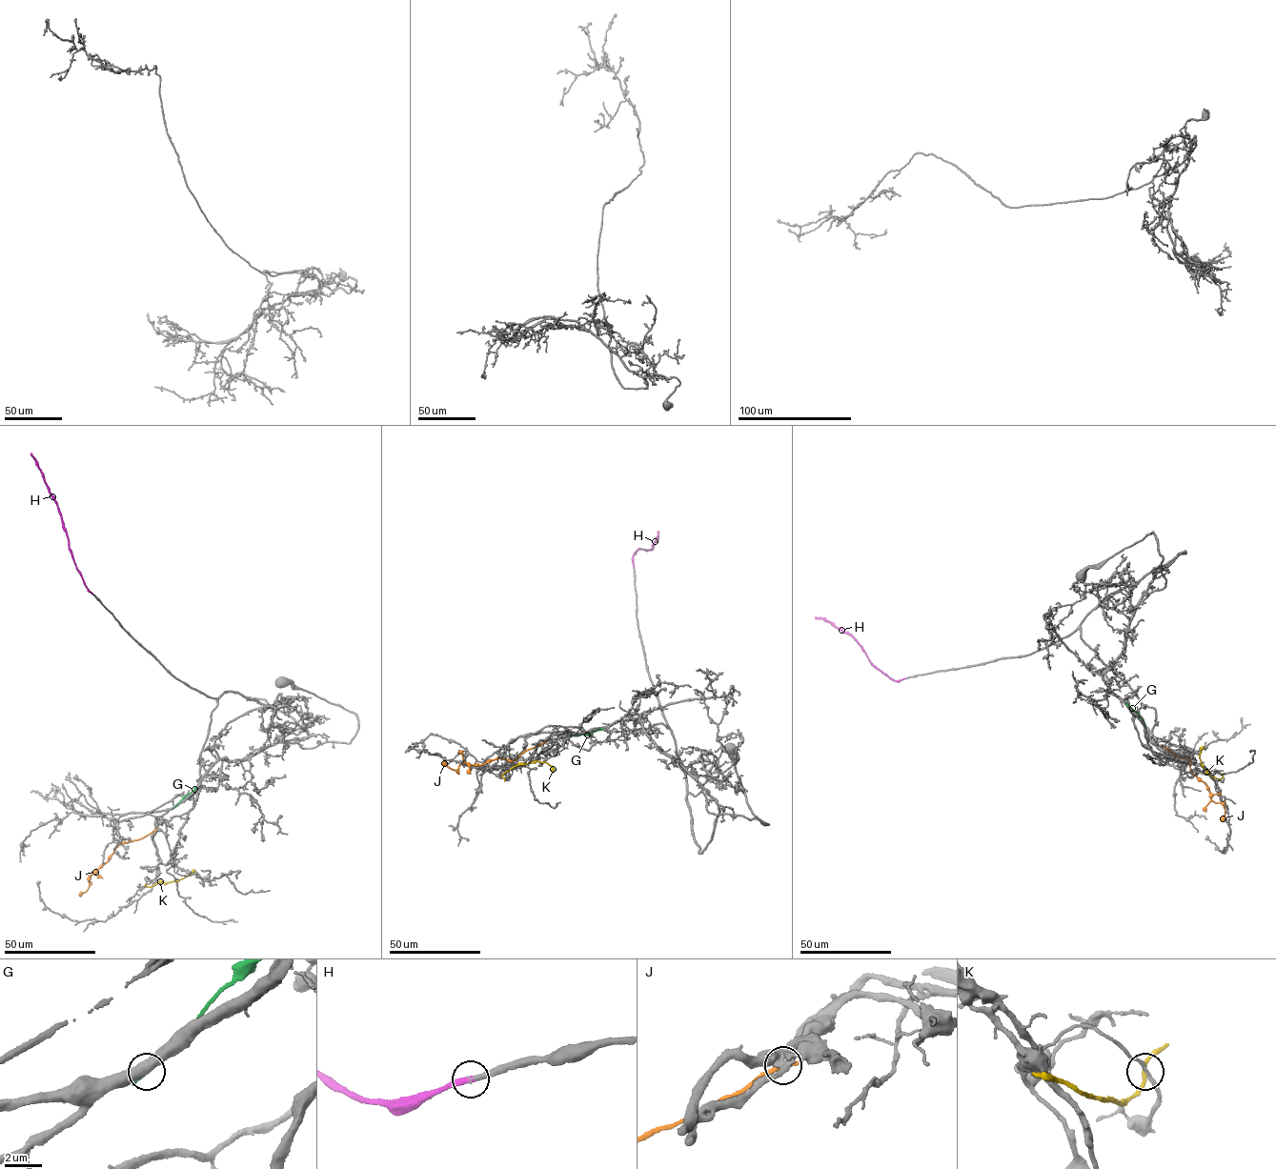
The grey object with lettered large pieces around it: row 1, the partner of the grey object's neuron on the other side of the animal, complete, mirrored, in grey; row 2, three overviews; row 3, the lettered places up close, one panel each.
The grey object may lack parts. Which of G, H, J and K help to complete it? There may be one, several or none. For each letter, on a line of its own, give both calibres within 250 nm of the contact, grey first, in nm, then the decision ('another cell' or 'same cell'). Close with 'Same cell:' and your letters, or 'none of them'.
G: 550 nm thick on the grey side, 190 nm on the other; another cell
H: 320 nm thick on the grey side, 360 nm on the other; same cell
J: 400 nm thick on the grey side, 320 nm on the other; another cell
K: 170 nm thick on the grey side, 180 nm on the other; another cell
Same cell: H

